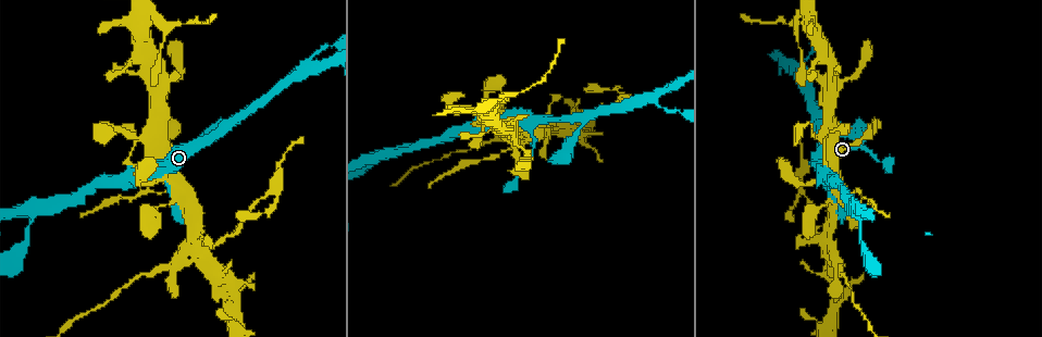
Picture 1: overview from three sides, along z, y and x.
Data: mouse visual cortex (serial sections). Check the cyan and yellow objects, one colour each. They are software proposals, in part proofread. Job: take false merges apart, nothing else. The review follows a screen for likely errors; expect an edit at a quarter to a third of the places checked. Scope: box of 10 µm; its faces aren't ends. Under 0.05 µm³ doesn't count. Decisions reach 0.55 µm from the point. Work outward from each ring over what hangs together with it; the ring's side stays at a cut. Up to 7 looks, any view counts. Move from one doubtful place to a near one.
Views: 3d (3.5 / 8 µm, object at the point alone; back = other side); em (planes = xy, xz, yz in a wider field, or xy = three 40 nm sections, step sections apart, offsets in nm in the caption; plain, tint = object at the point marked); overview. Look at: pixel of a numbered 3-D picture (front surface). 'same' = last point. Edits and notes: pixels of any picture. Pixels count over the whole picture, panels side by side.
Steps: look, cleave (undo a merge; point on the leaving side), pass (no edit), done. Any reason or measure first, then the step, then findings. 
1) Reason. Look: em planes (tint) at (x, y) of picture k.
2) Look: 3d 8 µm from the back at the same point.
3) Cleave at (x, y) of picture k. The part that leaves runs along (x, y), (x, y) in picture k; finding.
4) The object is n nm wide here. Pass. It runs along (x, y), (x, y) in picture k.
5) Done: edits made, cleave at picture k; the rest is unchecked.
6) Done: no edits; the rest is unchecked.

Thin arm on a thick one. Look: em xy step 3 (tint) at (827, 241) of picture 1.

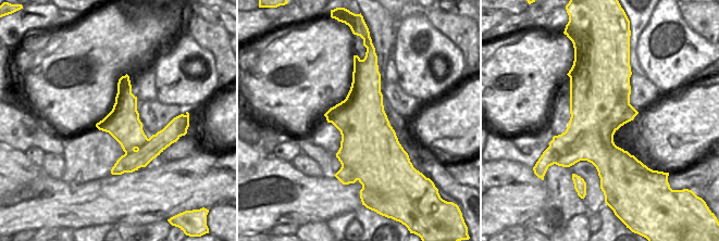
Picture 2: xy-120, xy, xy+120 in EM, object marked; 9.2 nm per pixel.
Wider look. Look: 3d 3.5 µm at the same point.

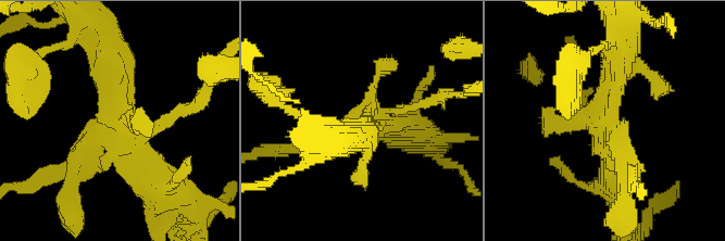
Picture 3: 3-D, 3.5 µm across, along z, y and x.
The object is 550 nm wide here. Cleave at (625, 173) of picture 3. Two cells meet here.

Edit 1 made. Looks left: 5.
See it whole again. Look: overview.

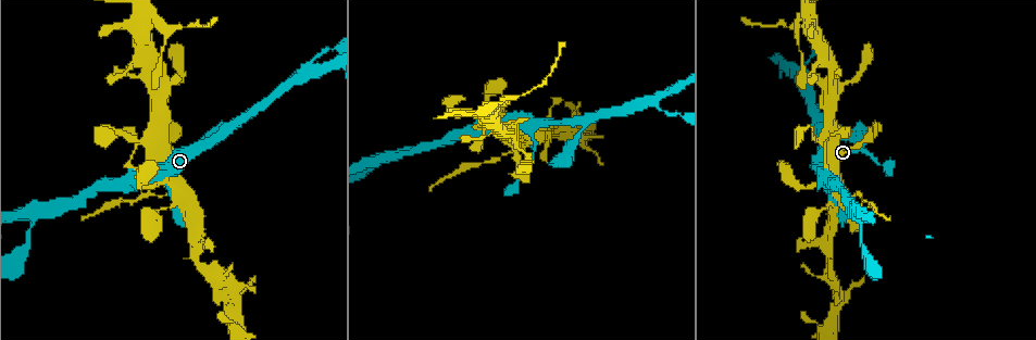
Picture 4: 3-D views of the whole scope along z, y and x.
A narrow waist. Look: 3d 3.5 µm from the back at (812, 185) of picture 4.

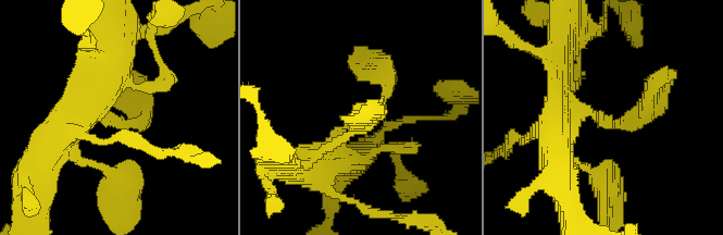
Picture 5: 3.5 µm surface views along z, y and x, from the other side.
Look: em xy step 5 (tint) at (114, 117) of picture 5.

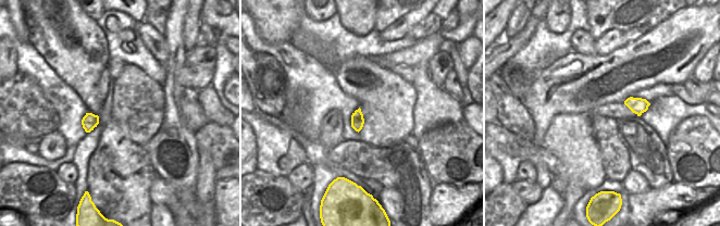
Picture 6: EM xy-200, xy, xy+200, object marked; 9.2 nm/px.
The object is 120 nm wide here. Pass. It runs along (341, 164), (335, 136), (385, 97), (385, 72) in picture 5; continuous, no second cell.

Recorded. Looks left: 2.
Three arms meet. Look: 3d 3.5 µm at (383, 157) of picture 4.

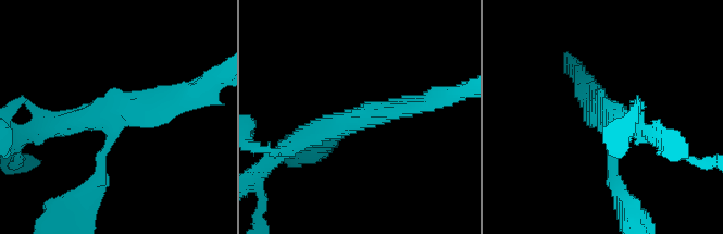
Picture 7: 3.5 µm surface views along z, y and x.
3 arms meet here; the arms are 150, 250, 300 nm wide; shape alone is not enough. Look: em planes (tint) at (122, 116) of picture 7.

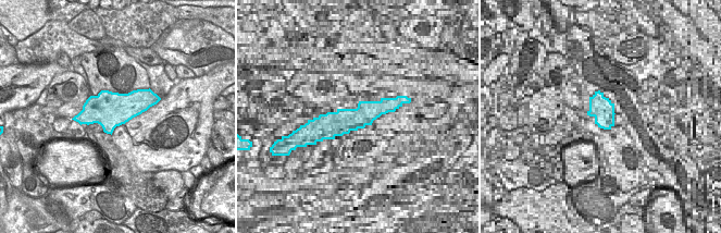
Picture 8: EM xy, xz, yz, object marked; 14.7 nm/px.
The object is 550 nm wide here. Pass. It runs along (184, 98), (113, 124), (97, 184) in picture 7; one cell here.

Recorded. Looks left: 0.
Done: edits made, cleave at picture 3; the rest is unchecked.

